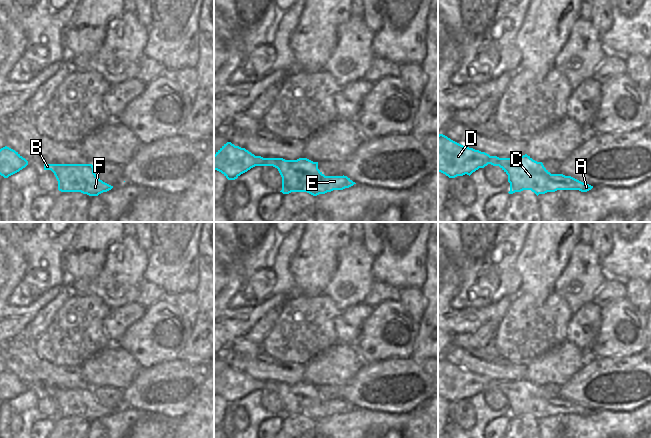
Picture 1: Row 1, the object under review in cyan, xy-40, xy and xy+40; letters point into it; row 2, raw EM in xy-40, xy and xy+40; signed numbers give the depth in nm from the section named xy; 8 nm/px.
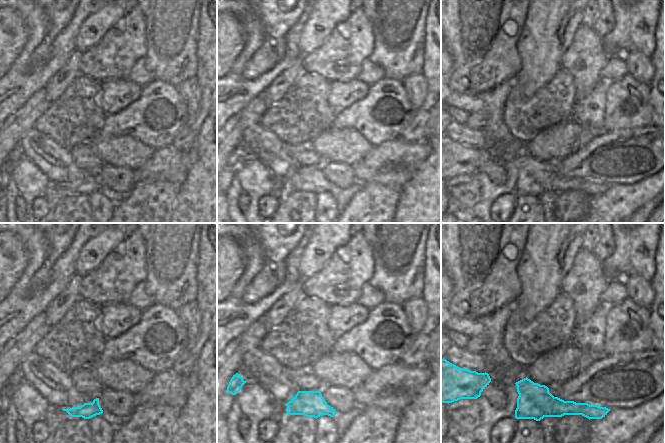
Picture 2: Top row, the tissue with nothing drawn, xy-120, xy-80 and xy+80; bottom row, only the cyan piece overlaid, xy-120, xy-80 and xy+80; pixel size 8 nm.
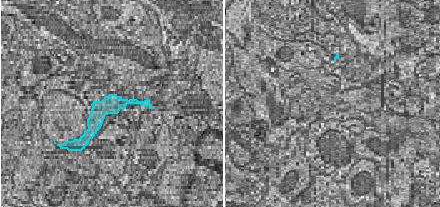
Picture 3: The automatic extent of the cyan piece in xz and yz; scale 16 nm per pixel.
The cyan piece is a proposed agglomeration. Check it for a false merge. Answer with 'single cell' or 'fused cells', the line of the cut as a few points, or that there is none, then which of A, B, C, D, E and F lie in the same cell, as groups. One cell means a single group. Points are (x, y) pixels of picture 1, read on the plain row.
single cell; no cut; A B C D E F

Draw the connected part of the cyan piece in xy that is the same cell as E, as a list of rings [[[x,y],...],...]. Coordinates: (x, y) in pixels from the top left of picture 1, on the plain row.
[[[231,366],[224,368],[214,379],[214,394],[221,396],[228,404],[235,404],[241,398],[247,396],[255,390],[273,390],[278,393],[282,401],[282,416],[307,416],[313,420],[325,418],[333,414],[343,414],[356,408],[347,400],[325,400],[318,393],[318,386],[313,386],[307,382],[297,384],[285,384],[283,382],[263,382],[255,380],[245,372],[235,370]]]

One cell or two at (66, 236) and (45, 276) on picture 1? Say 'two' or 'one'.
one

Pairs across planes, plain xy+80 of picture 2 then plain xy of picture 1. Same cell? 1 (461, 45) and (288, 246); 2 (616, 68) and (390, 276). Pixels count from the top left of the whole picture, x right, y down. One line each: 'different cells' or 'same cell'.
1: same cell
2: different cells

